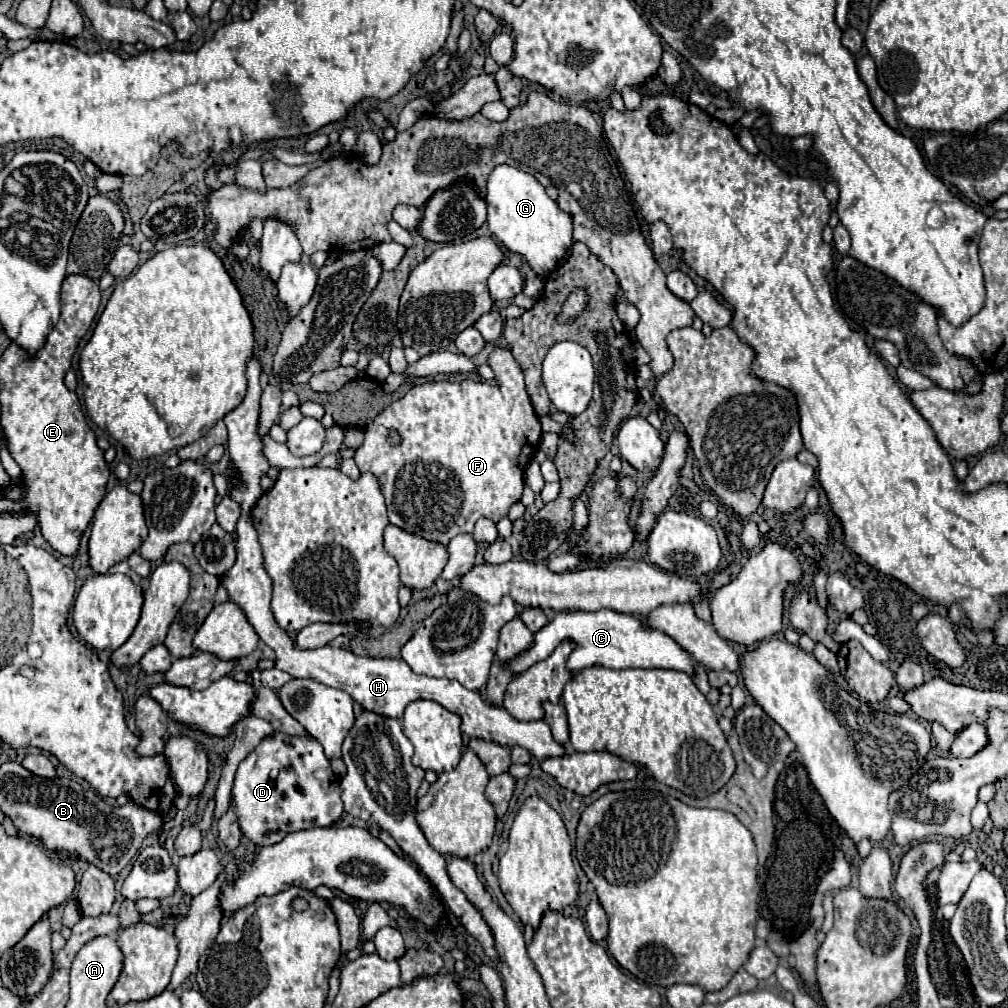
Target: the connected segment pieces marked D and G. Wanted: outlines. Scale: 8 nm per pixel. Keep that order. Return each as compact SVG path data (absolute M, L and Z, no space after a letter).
M274 732L268 740L262 740L238 766L234 778L234 806L238 814L240 830L246 838L250 838L258 846L278 844L284 836L308 828L322 828L338 822L342 816L342 800L340 800L340 776L332 772L330 760L324 756L320 744L312 736L288 736L282 732Z
M508 164L496 166L488 178L486 206L492 236L510 252L520 254L540 278L546 278L572 250L572 216L546 196L544 186L532 174Z

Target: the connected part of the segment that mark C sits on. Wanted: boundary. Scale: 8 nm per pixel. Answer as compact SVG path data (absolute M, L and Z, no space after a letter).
M598 610L598 612L556 614L556 618L550 624L546 624L542 630L534 634L532 648L516 656L512 662L508 662L508 668L514 672L514 676L518 676L534 662L548 658L554 652L554 648L564 640L572 640L578 644L578 648L568 658L568 670L572 672L592 666L606 666L606 668L672 668L692 674L696 664L688 656L688 652L684 652L670 636L666 636L660 630L650 630L648 626L642 624L640 618L620 614L614 610Z

